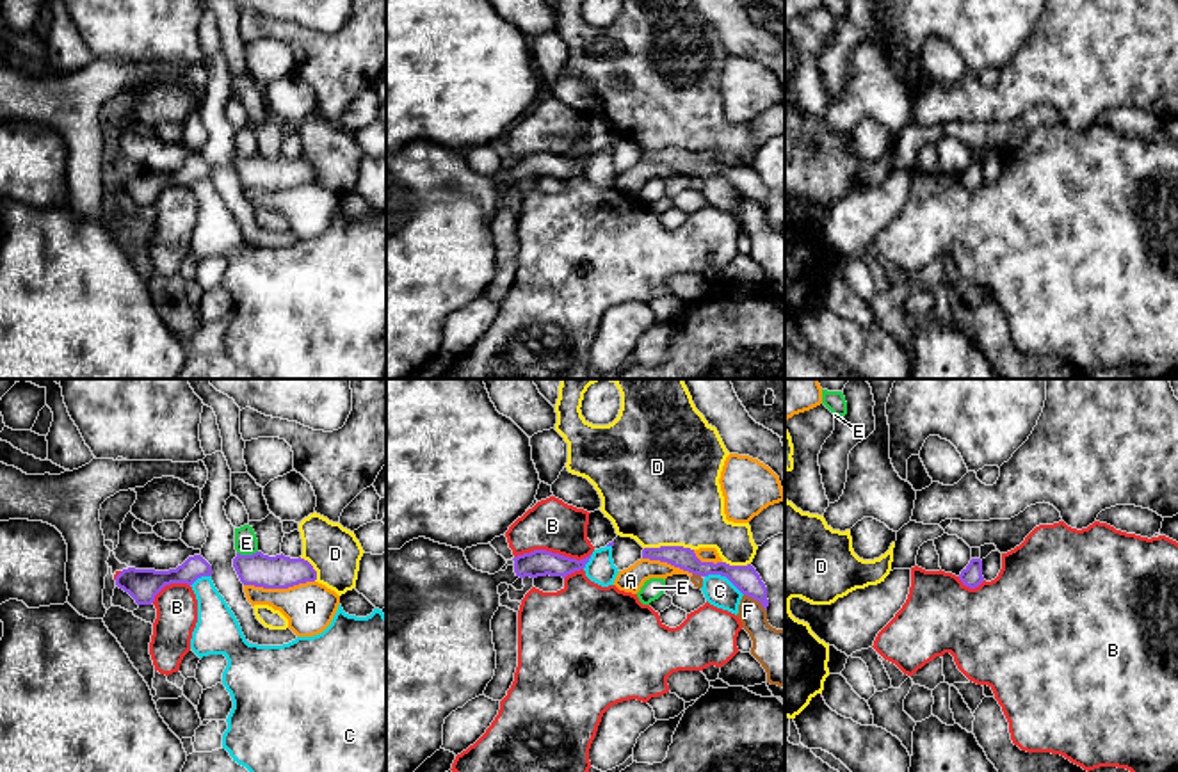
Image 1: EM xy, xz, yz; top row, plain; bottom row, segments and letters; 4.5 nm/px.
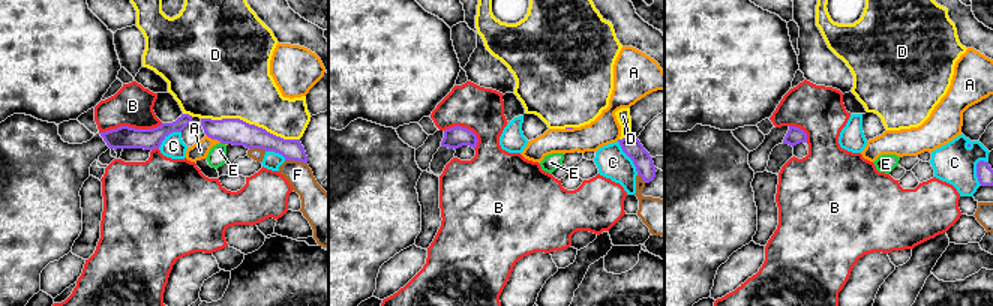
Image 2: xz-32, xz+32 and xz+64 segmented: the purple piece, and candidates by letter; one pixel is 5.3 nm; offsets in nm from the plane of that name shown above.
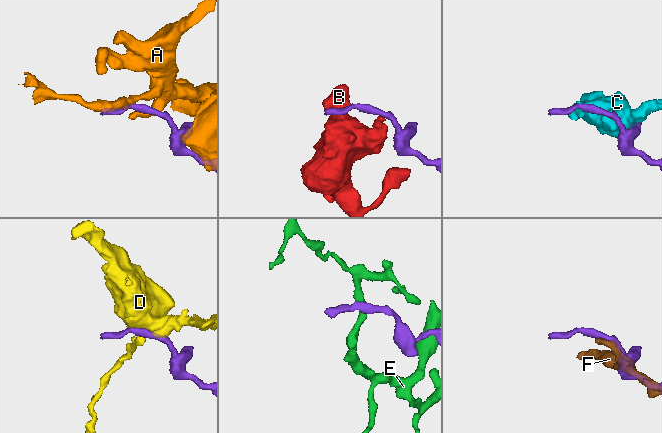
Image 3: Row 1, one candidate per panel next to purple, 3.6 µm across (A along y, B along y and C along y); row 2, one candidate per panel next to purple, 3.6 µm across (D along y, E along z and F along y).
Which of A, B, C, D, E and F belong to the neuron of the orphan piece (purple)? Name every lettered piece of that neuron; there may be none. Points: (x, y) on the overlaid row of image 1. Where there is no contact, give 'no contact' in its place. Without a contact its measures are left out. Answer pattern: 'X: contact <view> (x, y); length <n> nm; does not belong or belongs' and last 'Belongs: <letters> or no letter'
A: contact xy (278, 587); length 320 nm; does not belong
B: contact xz (552, 554); length 360 nm; does not belong
C: contact xz (725, 575); length 200 nm; does not belong
D: contact xz (669, 546); length 220 nm; does not belong
E: contact xy (246, 555); length 100 nm; does not belong
F: contact xz (757, 600); length 130 nm; does not belong
Belongs: no letter

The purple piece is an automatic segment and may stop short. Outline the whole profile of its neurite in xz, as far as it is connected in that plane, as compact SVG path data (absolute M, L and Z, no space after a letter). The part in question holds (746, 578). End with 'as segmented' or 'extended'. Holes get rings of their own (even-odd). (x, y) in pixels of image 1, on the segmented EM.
M683 546L644 548L642 559L667 562L699 576L726 576L742 594L760 601L765 610L769 607L767 587L751 564L730 566L726 562L701 562L694 550Z; as segmented

